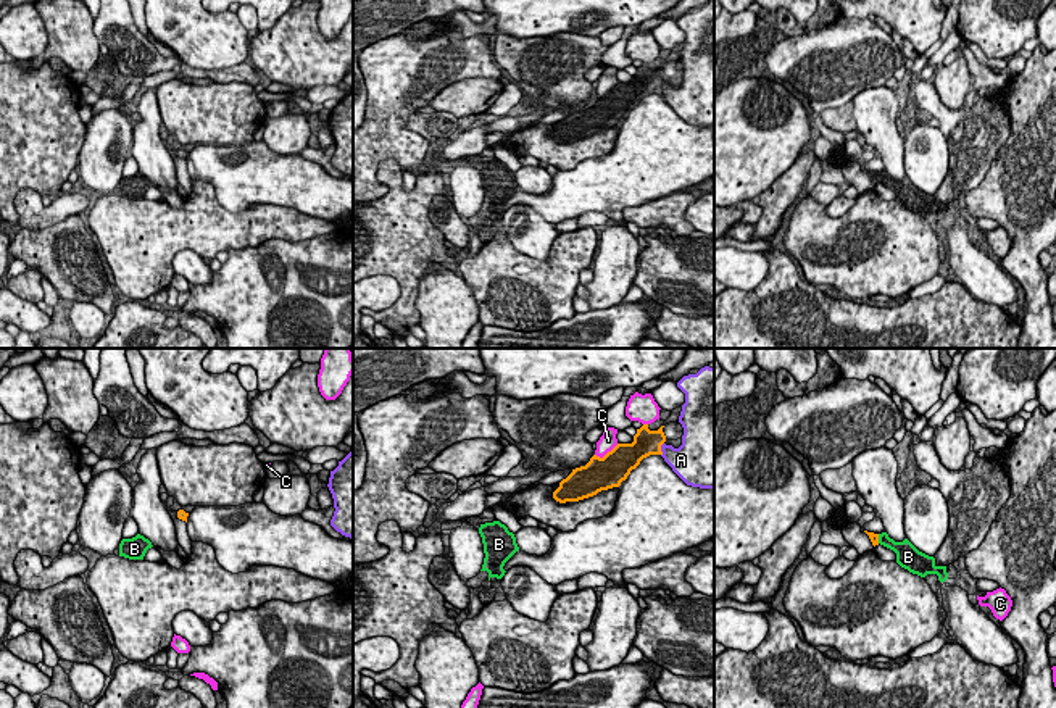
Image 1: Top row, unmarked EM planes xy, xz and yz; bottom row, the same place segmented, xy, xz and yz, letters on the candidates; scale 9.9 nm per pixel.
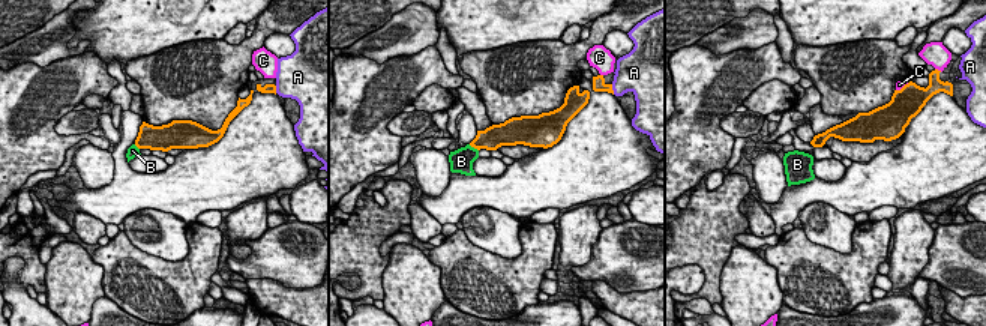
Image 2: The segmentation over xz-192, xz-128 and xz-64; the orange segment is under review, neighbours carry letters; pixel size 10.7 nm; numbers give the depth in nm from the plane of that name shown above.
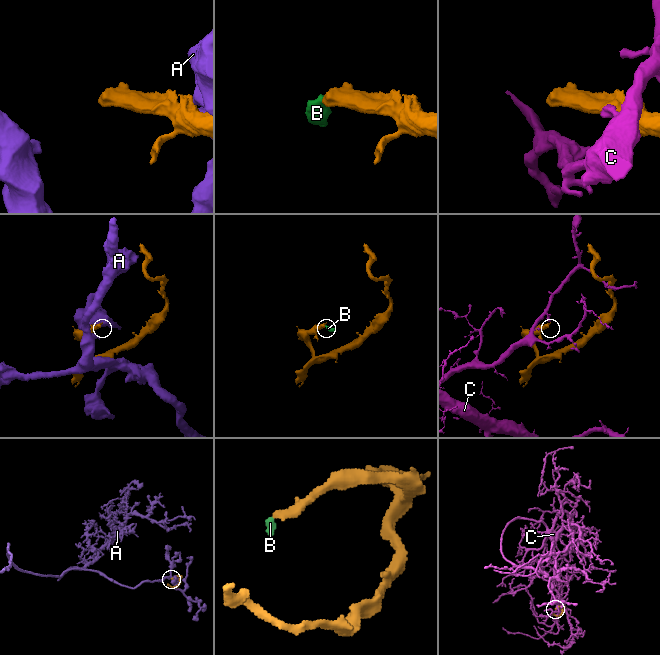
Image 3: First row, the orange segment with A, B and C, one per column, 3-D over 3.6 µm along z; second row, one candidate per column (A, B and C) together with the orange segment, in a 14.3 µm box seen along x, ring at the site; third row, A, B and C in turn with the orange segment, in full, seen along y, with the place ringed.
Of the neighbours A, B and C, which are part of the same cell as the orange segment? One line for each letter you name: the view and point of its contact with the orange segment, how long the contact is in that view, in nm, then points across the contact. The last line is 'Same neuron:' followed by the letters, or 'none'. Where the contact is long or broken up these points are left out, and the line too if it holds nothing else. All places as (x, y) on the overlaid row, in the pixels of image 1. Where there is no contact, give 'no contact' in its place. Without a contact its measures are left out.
B: yz (877, 539) | 100 nm | across yz (874, 537), (877, 539), (900, 549)
Same neuron: B

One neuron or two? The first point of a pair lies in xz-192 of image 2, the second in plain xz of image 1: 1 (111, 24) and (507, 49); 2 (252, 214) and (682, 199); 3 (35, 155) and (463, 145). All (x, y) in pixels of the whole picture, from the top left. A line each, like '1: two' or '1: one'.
1: two
2: two
3: two

